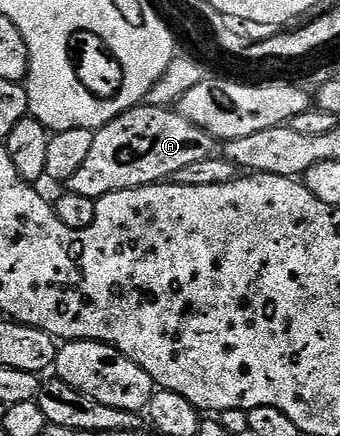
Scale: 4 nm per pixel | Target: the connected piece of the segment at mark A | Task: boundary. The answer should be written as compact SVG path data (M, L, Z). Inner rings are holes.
M138 105L115 117L115 121L107 126L97 128L91 154L76 171L75 177L69 179L67 187L82 197L99 200L107 193L164 183L194 161L210 159L215 154L213 146L213 136L187 121L180 110Z

